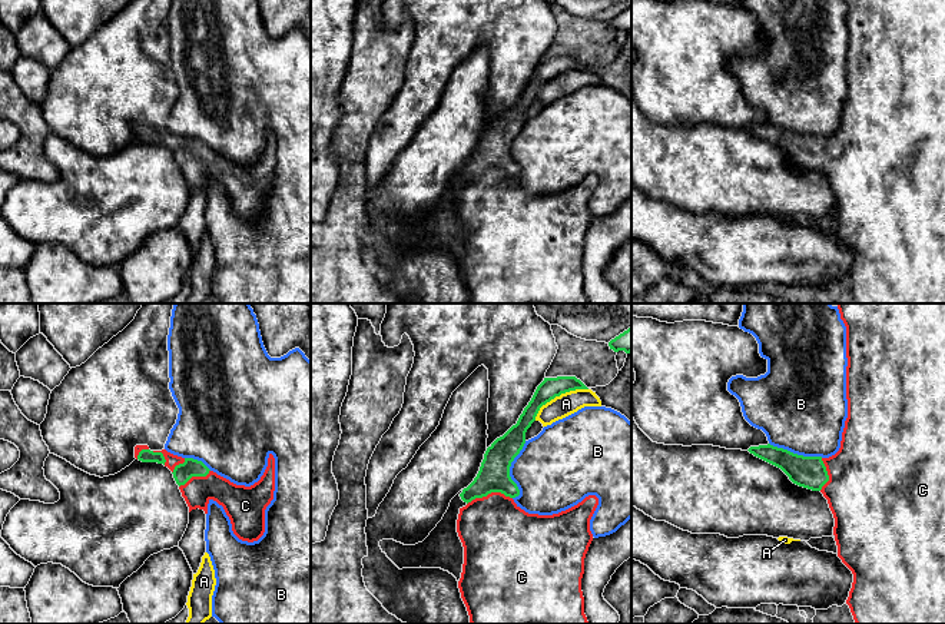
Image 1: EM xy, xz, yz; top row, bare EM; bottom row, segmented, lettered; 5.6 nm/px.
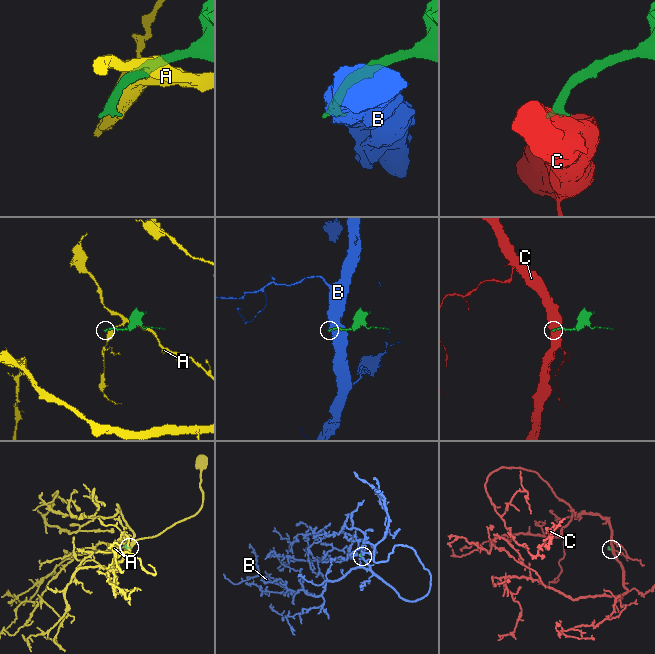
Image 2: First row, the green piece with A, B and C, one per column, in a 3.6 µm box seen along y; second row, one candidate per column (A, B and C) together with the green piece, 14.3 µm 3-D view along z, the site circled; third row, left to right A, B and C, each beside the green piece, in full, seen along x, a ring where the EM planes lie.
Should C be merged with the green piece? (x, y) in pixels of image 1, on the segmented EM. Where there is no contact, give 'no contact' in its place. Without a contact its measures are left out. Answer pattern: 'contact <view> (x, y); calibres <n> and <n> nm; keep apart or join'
contact xz (488, 493); calibres 180 and 400 nm; join

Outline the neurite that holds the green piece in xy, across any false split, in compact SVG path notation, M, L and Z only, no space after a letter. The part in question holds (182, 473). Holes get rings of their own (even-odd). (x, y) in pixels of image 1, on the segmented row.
M136 445L135 458L168 467L189 512L199 508L208 514L208 504L213 499L223 507L232 531L239 540L253 542L263 535L265 510L273 499L275 491L275 458L272 454L269 454L263 475L251 487L236 485L210 471L202 461L182 458L166 449L150 451L147 445Z

